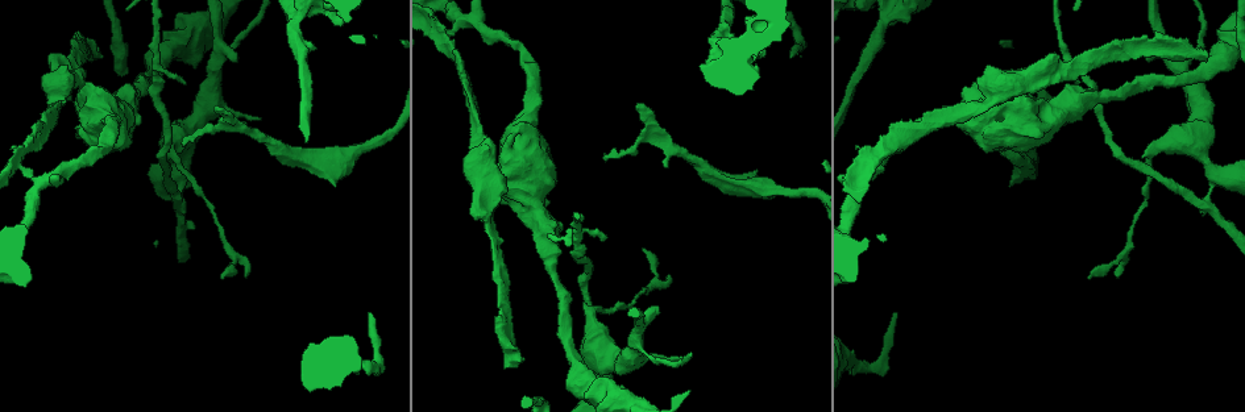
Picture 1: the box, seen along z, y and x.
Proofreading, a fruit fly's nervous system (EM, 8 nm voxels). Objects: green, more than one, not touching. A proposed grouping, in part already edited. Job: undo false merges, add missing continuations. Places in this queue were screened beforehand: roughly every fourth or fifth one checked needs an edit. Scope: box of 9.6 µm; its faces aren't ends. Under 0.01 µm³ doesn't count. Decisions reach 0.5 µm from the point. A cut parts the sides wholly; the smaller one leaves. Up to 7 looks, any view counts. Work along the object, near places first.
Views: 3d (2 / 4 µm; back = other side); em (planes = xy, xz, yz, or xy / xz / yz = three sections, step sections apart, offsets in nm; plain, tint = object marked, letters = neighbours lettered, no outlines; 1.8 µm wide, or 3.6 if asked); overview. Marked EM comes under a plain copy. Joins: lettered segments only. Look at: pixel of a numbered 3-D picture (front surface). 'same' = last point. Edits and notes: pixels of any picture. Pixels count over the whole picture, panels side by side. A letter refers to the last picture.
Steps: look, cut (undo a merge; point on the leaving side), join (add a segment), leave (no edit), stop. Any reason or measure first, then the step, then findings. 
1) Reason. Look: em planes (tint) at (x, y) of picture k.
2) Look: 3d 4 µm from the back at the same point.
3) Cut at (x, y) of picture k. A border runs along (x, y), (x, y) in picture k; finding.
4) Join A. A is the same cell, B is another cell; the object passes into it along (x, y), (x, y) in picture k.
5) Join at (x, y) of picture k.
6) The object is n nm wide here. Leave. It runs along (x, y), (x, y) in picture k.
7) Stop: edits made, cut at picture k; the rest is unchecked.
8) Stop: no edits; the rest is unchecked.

Tapers out. Look: 3d 4 µm at (636, 107) of picture 1.

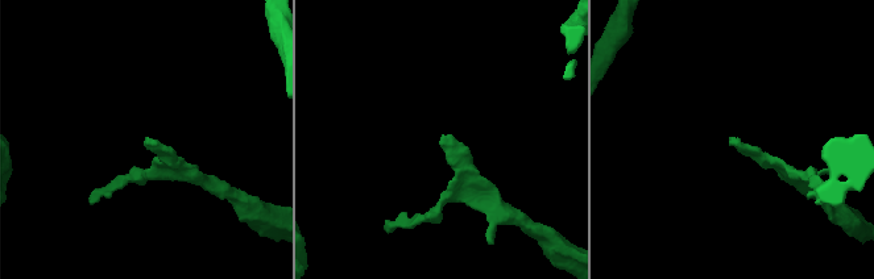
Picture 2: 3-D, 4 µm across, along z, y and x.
Look: em planes (letters) at (146, 137) of picture 2.

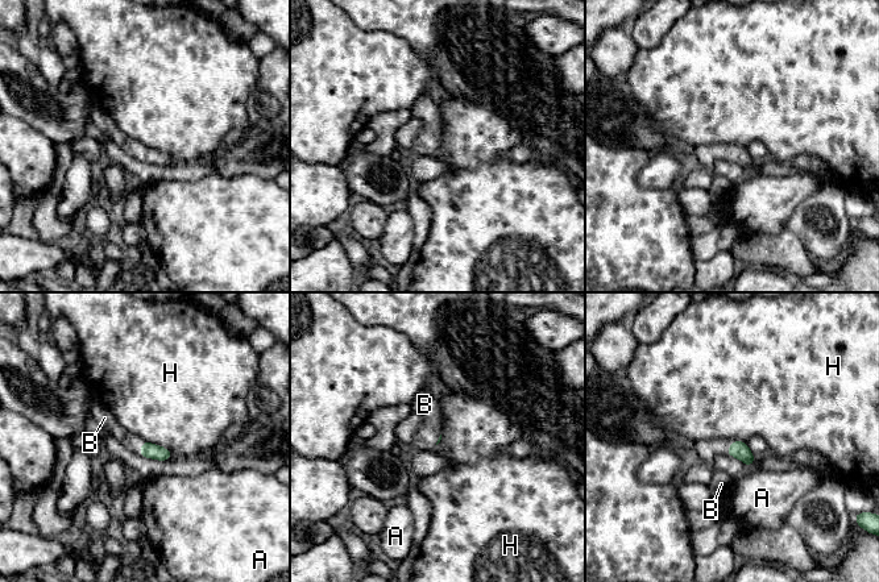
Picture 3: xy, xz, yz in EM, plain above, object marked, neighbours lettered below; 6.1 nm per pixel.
Join B. B is the same cell, A and H are other cells; the object passes into it along (149, 450), (141, 447), (132, 441) in picture 3; it goes on there.

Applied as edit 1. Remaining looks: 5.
Look: overview.

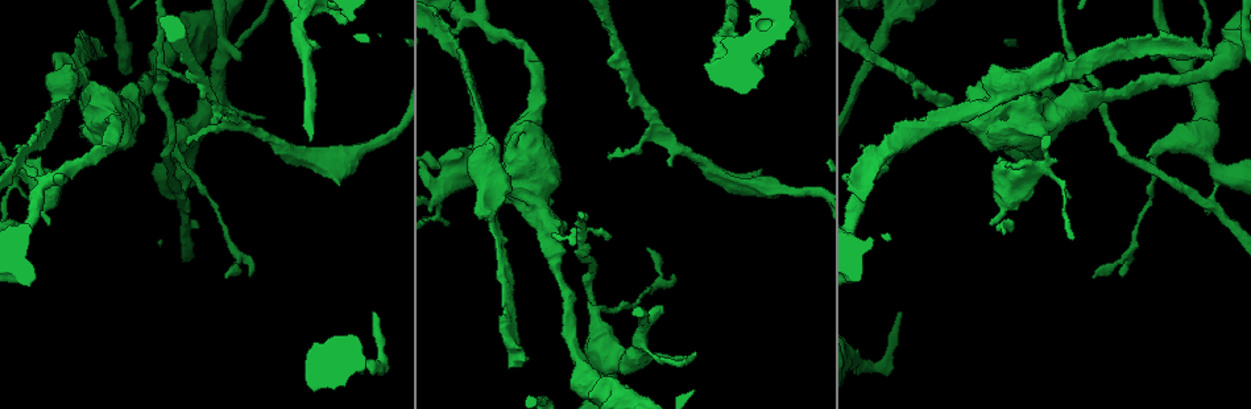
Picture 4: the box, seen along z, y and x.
Arms part here. Look: em planes (letters) at (1162, 48) of picture 4.

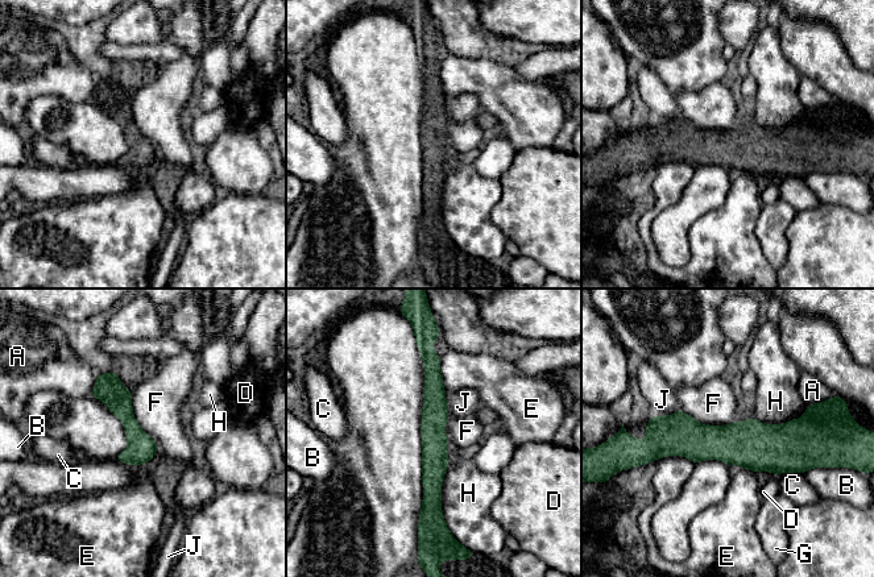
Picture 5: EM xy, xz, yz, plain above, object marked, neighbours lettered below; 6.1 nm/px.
The object is 160 nm wide here. Leave. A, B, C, D, E, F, G, H and J are other cells; a border runs along (131, 391), (132, 414), (158, 448) in picture 5; all the same neuron.

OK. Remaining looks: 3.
Calibre changes. Look: 3d 2 µm at (758, 58) of picture 4.

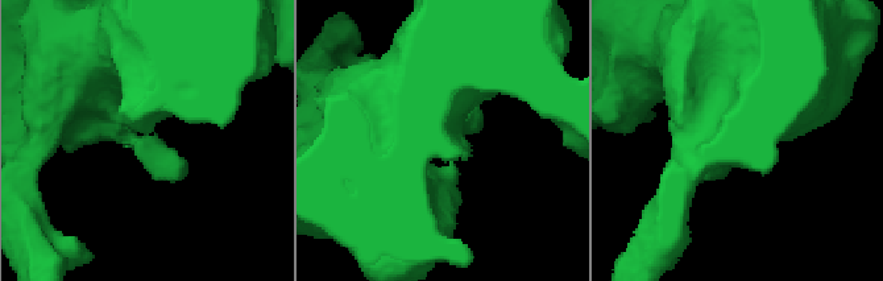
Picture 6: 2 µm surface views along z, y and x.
Look: em 3.6 µm yz step 8 (tint) at (139, 141) of picture 6.

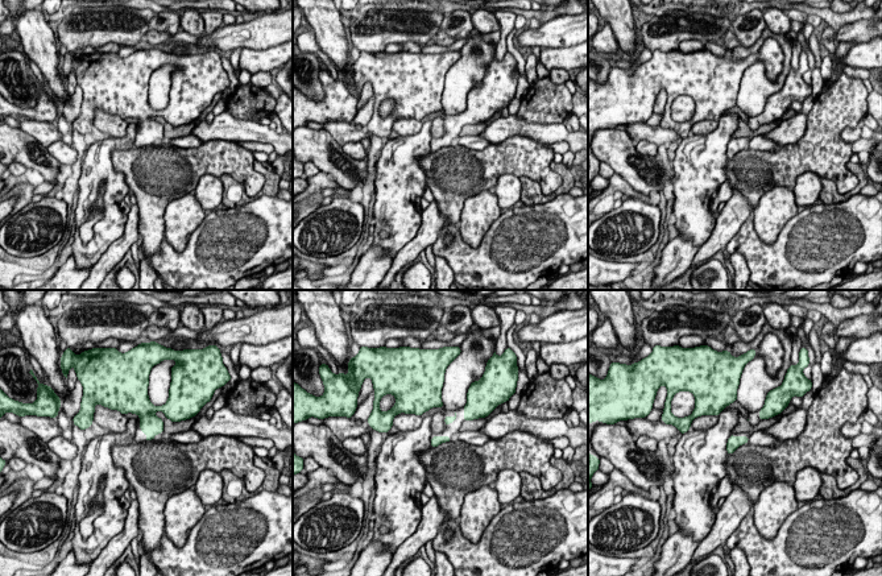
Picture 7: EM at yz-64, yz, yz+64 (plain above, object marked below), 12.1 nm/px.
See the neighbours. Look: em 3.6 µm yz step 8 (letters) at the same point.

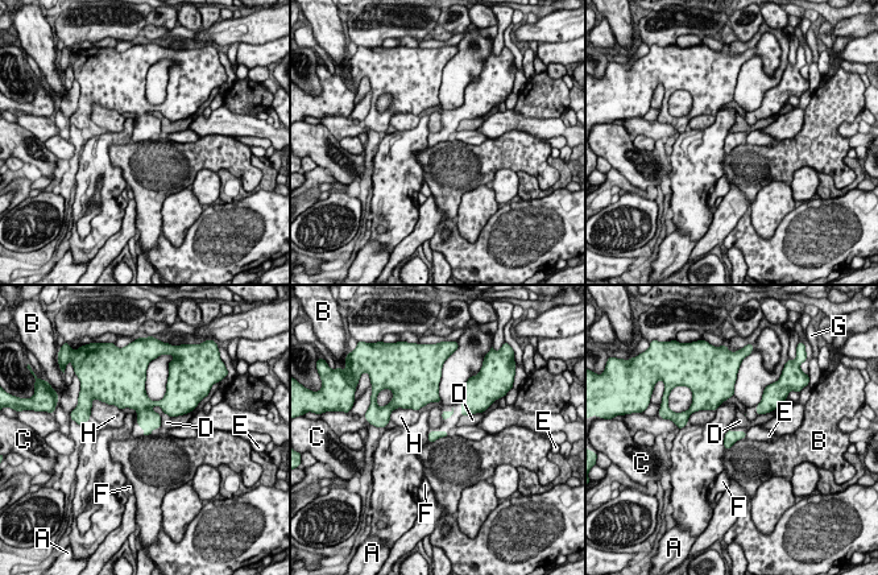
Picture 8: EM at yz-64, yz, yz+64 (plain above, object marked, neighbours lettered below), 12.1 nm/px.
Leave. A, B, C, D, E, F, G and H are other cells; a border runs along (165, 413), (172, 417), (183, 414) in picture 8; continuous, no second neuron.

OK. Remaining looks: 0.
Stop: edits made, join at picture 3; the rest is unchecked.

